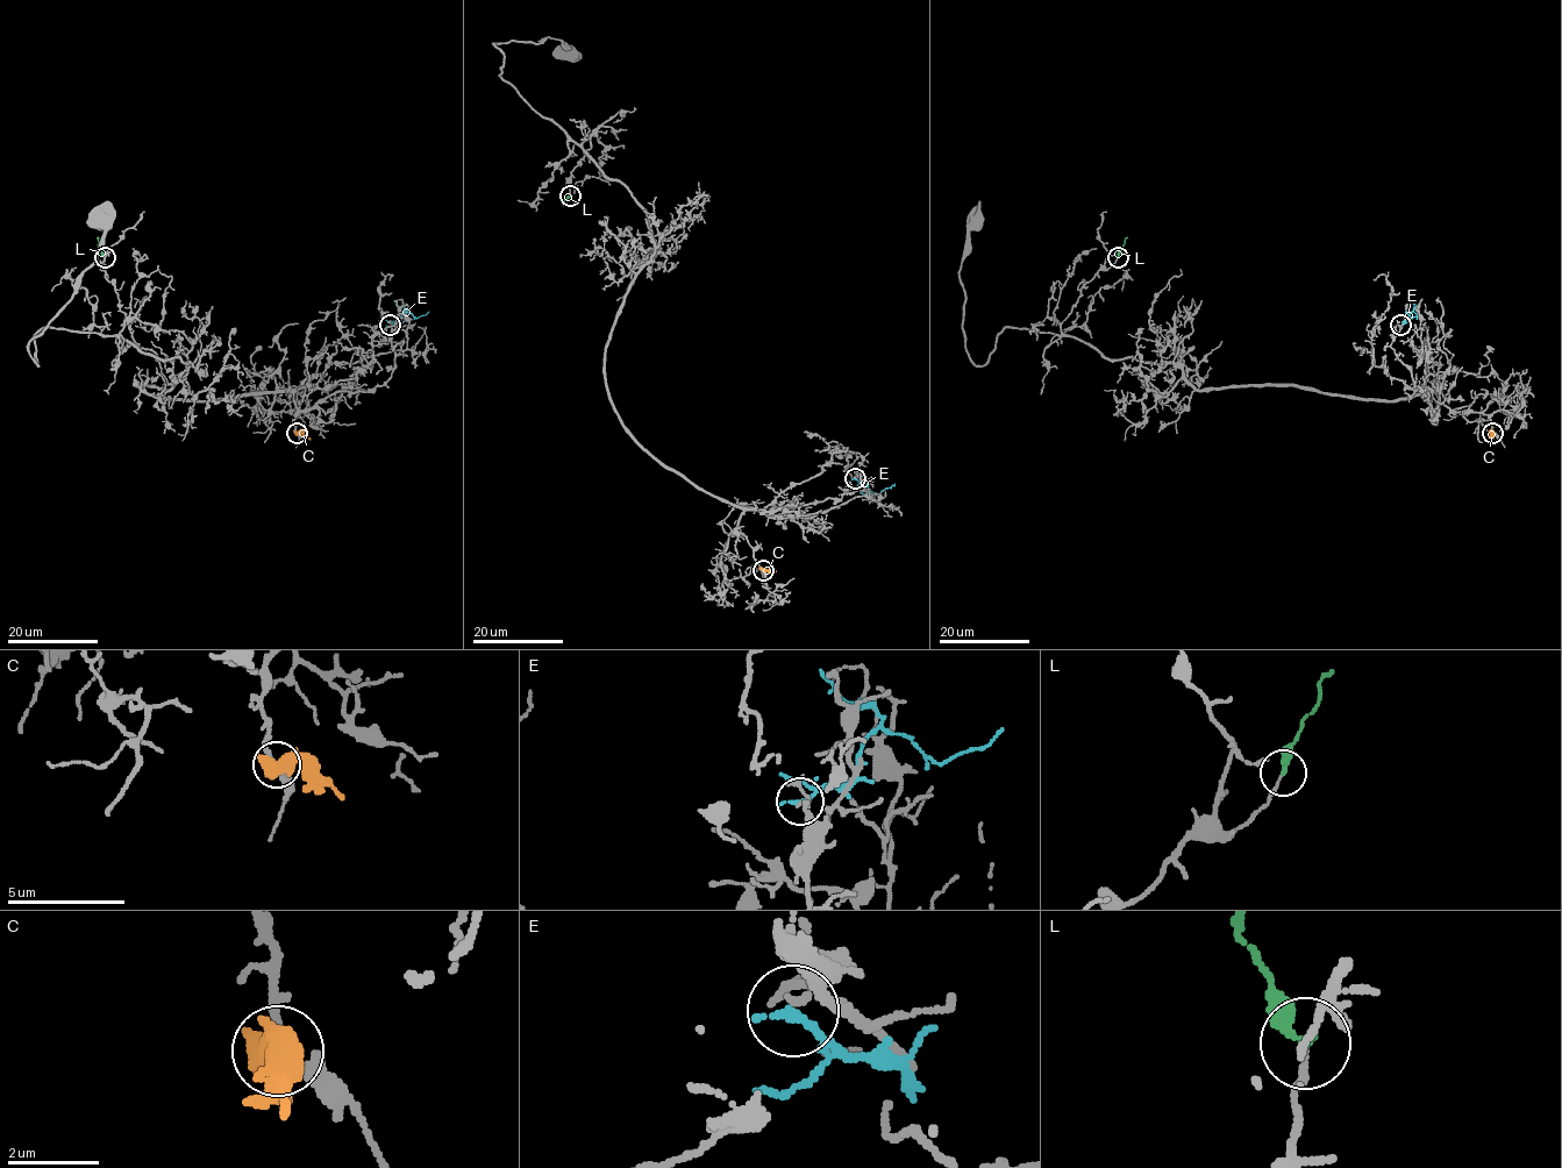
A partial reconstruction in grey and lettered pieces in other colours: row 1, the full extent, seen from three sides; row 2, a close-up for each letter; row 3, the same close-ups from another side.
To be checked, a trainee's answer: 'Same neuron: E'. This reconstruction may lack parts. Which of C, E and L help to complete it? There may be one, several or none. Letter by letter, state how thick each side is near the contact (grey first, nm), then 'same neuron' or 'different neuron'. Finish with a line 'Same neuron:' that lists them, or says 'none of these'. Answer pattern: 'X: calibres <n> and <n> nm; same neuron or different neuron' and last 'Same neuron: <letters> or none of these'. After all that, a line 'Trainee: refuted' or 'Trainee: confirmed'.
C: calibres 190 and 800 nm; different neuron
E: calibres 120 and 220 nm; different neuron
L: calibres 90 and 320 nm; same neuron
Same neuron: L
Trainee: refuted

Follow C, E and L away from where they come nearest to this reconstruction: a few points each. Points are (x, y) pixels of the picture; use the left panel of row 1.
C: (297, 432), (304, 432), (311, 439)
E: (390, 325), (399, 320), (405, 312), (418, 318), (429, 312)
L: (105, 257), (98, 237)

